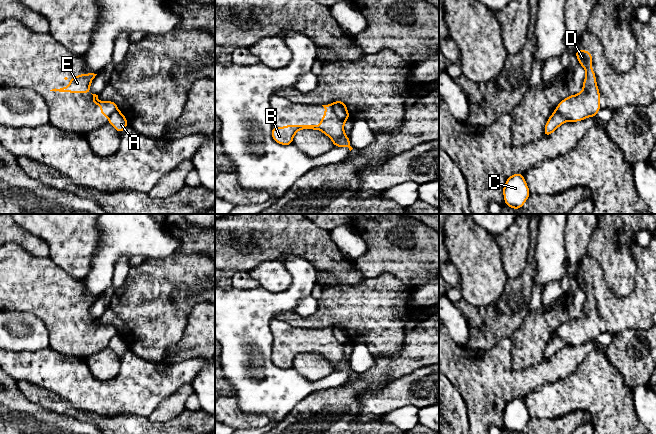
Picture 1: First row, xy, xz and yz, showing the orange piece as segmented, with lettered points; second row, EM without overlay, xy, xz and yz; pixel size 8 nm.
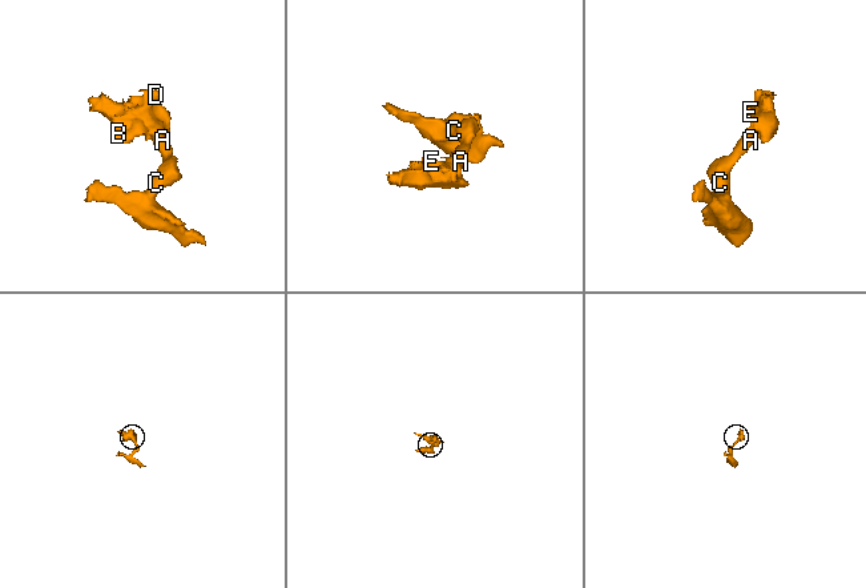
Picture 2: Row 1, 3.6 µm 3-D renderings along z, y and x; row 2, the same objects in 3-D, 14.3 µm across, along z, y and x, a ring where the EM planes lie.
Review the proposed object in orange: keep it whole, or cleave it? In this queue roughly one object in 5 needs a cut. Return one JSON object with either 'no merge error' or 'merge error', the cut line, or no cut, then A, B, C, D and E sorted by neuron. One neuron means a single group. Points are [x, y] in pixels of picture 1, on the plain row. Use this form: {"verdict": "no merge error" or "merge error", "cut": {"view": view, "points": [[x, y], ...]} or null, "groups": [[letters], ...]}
{"verdict": "merge error", "cut": {"view": "xz", "points": [[331, 328], [334, 336], [345, 344]]}, "groups": [["A", "C"], ["B", "D", "E"]]}

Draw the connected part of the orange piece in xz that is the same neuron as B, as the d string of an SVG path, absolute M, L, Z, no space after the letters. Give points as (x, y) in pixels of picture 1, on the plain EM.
M332 328L322 329L325 338L321 342L320 349L286 349L284 351L272 351L271 359L275 366L288 370L293 366L294 359L303 353L313 353L323 356L328 360L334 371L348 371L351 375L350 362L345 359L344 347L346 344L339 342Z

